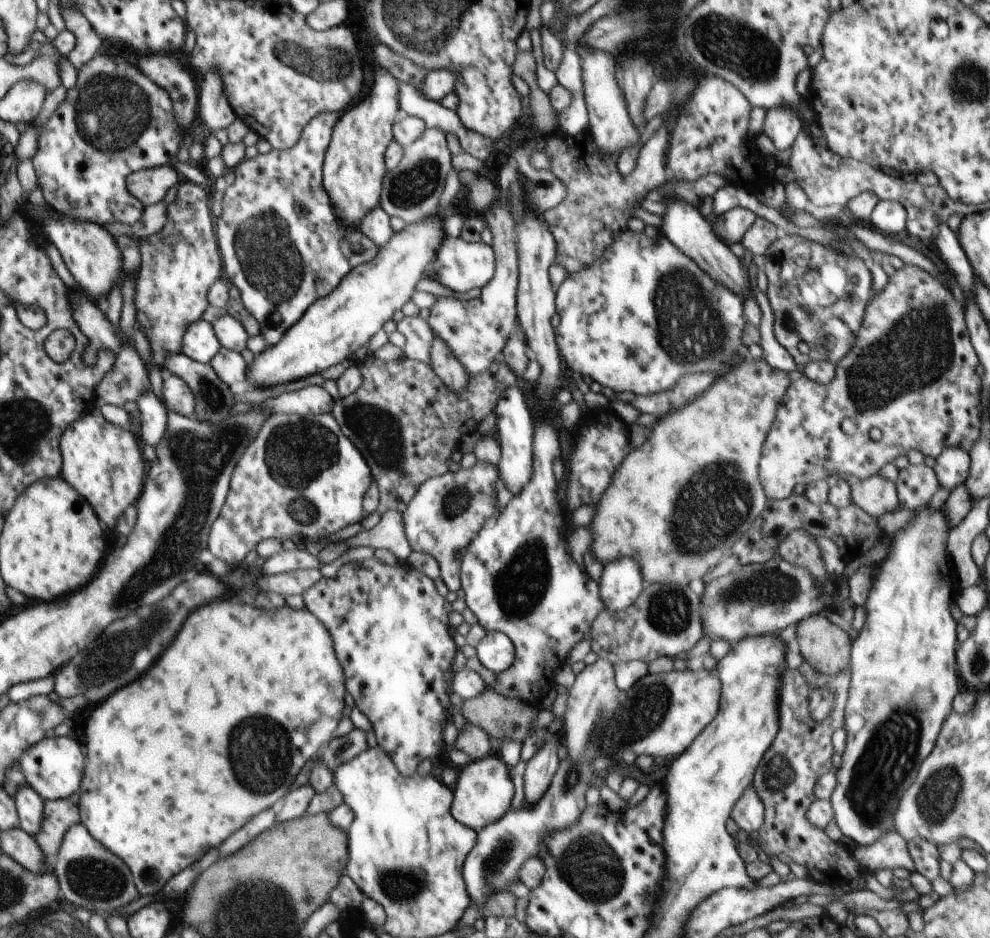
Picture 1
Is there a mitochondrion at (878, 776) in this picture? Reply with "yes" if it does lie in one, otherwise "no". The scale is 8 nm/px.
yes

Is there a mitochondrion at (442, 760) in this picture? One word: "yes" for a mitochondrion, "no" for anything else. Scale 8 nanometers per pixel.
no

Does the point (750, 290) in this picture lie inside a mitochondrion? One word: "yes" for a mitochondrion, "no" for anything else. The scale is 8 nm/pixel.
no

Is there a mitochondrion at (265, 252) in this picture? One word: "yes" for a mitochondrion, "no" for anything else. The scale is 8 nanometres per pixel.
yes

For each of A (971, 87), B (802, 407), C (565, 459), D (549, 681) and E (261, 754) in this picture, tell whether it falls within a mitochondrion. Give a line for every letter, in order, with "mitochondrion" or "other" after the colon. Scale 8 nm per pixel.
A: mitochondrion
B: other
C: other
D: other
E: mitochondrion

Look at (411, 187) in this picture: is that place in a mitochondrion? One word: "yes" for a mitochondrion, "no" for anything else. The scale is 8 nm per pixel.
yes

